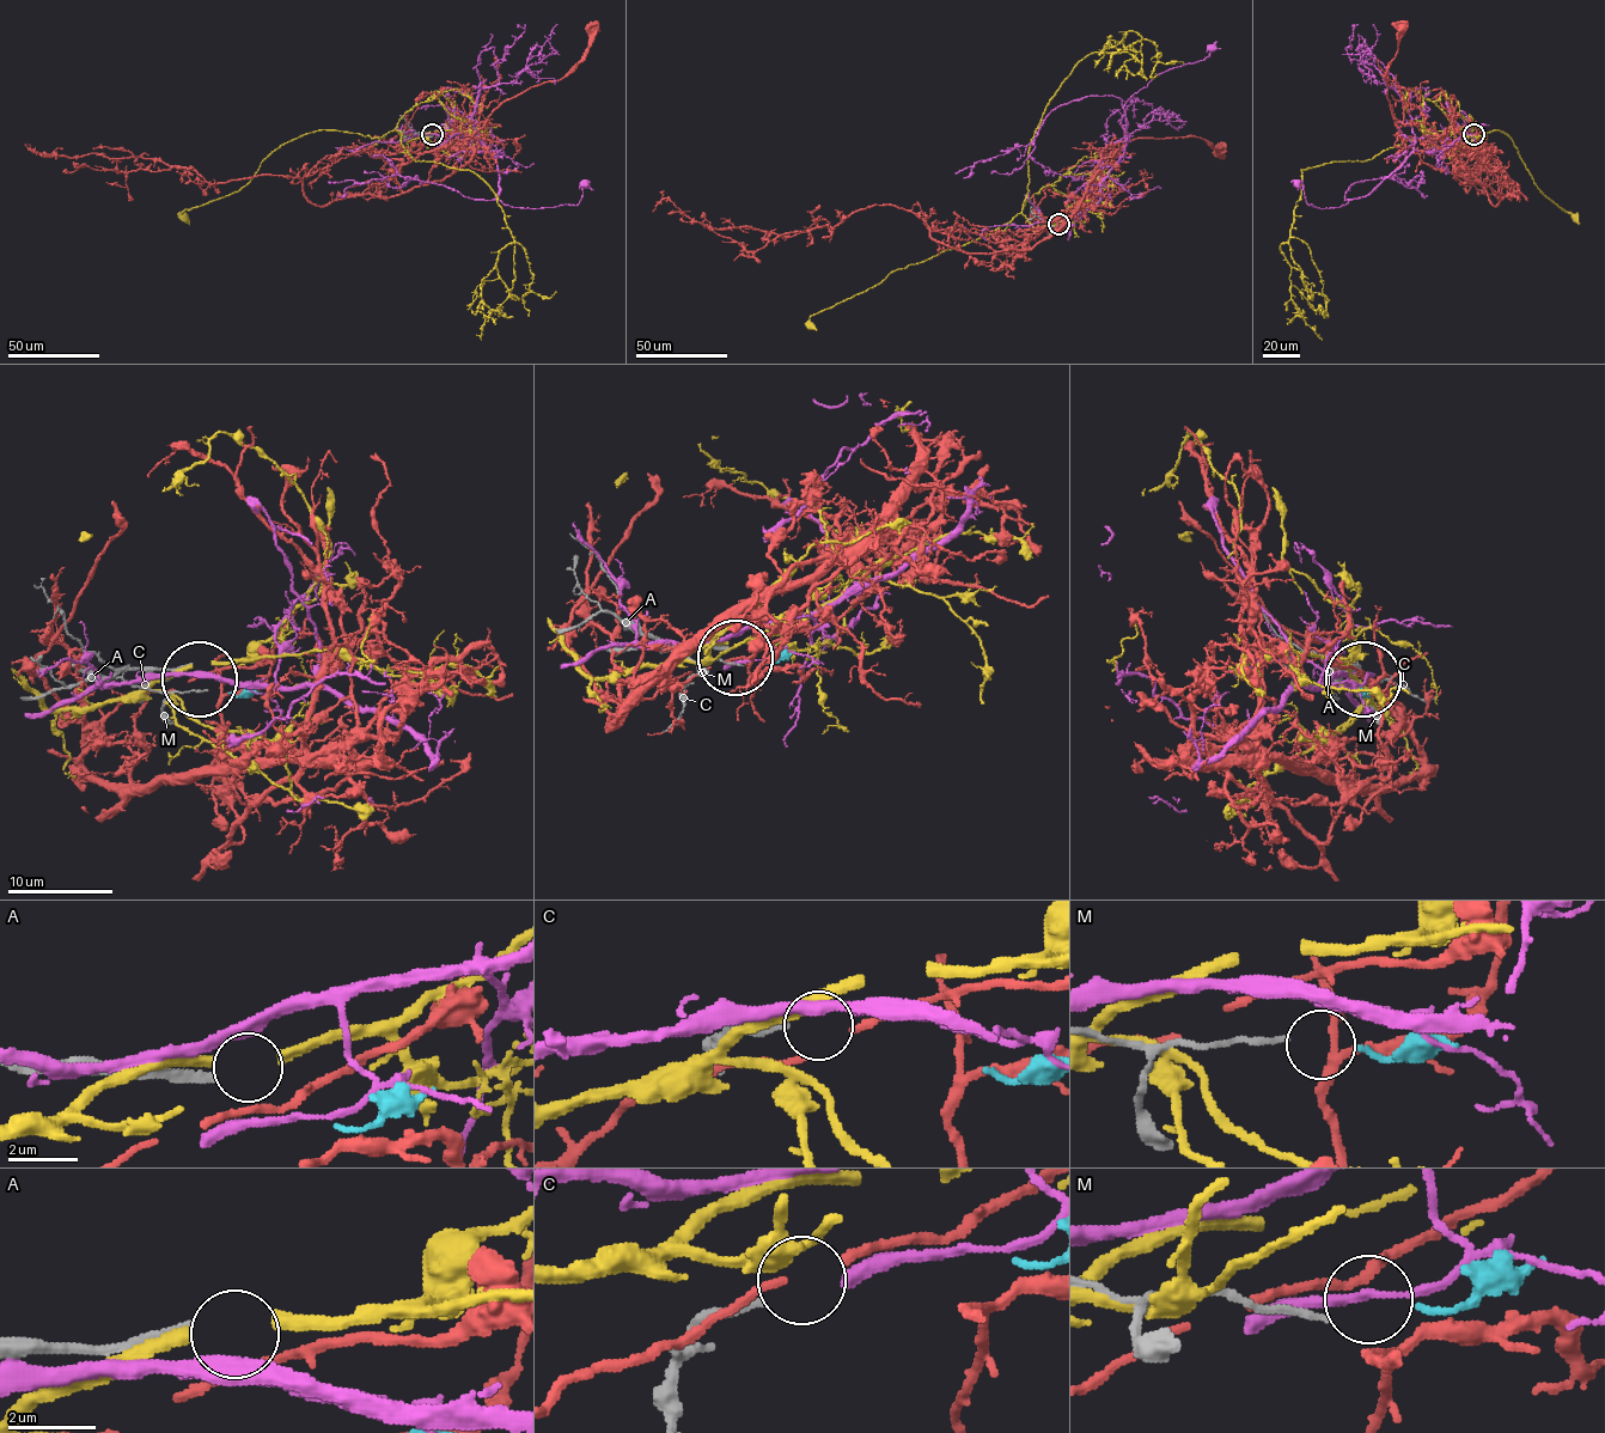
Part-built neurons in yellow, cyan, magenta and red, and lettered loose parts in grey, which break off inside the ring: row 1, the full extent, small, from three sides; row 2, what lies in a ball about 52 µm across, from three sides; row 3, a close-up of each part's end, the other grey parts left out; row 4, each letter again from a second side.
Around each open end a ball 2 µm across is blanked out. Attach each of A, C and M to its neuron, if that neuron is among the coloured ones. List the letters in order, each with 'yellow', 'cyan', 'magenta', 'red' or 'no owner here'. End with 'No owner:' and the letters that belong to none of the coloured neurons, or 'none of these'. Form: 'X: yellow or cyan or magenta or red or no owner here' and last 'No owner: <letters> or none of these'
A: no owner here
C: magenta
M: cyan
No owner: A

